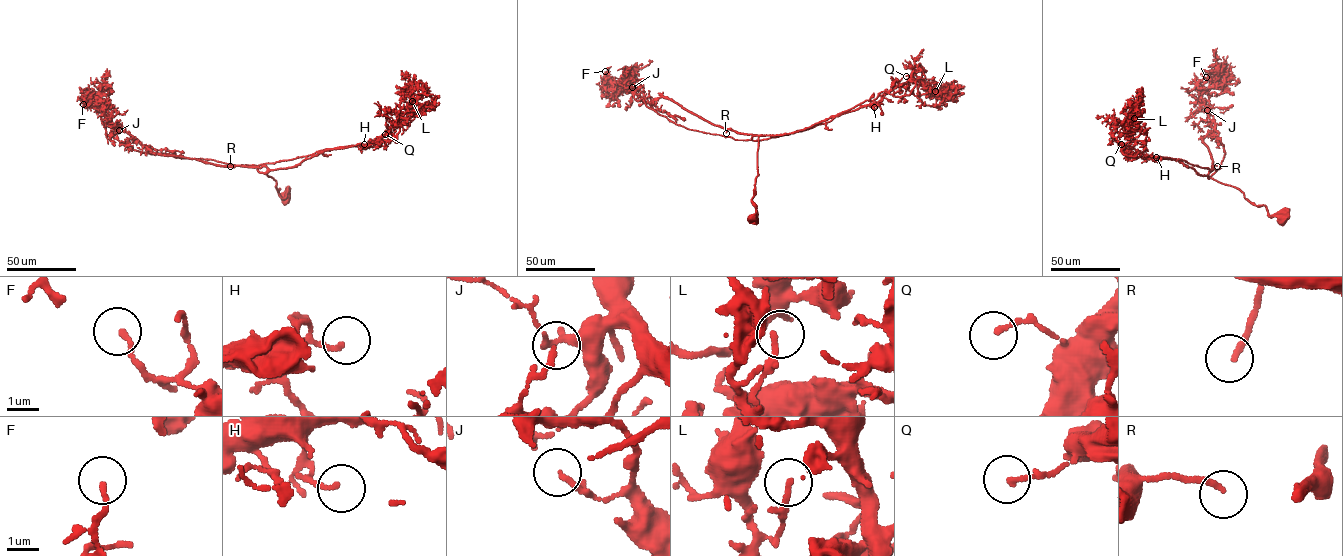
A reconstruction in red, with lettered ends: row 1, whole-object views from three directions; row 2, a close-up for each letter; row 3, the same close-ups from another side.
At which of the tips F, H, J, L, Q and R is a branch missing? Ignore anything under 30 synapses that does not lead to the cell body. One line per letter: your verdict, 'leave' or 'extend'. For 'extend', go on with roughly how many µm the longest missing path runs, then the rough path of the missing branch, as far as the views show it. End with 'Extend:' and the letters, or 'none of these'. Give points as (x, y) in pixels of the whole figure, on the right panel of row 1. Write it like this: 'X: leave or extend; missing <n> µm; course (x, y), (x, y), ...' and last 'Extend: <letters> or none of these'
F: leave
H: leave
J: leave
L: leave
Q: leave
R: extend; missing 35 µm; course (1217, 166), (1221, 163), (1217, 152)
Extend: R

